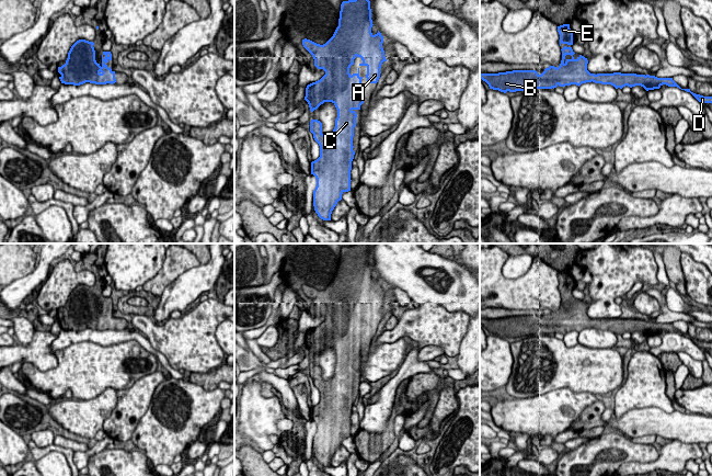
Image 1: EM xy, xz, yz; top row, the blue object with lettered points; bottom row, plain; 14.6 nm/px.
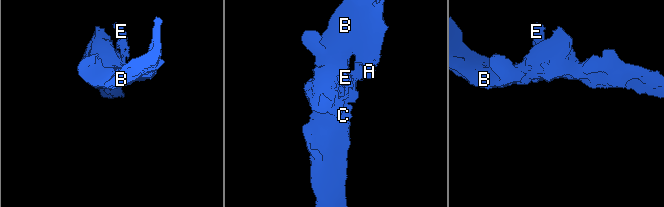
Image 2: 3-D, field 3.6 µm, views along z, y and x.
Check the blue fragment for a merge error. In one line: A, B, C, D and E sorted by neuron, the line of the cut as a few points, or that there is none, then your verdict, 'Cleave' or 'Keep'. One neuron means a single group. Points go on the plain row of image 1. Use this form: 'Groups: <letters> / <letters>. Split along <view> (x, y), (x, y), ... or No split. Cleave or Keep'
Groups: A B C D E. No split. Keep

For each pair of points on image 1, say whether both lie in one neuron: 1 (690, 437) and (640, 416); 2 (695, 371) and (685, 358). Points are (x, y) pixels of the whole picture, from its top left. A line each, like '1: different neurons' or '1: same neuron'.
1: same neuron
2: same neuron

